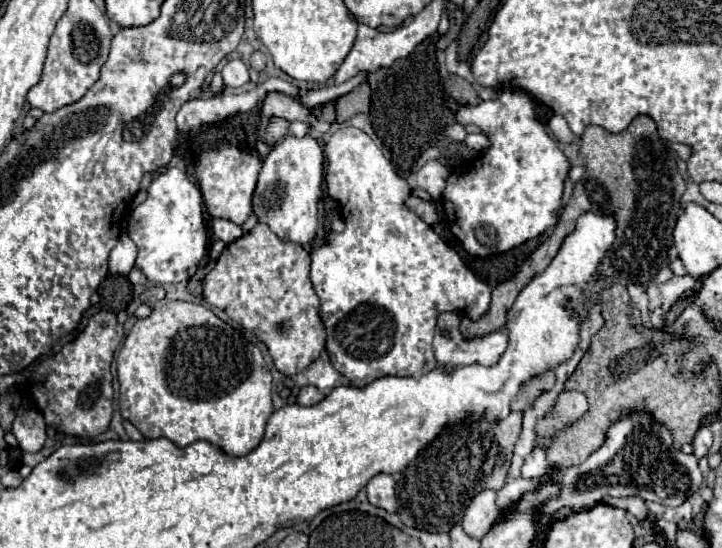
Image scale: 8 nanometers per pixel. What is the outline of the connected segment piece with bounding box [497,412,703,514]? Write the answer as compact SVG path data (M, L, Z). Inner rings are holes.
M635 412L611 424L605 444L597 452L593 452L583 464L569 468L551 468L541 478L507 480L505 486L497 490L497 506L501 512L509 512L513 506L519 504L523 494L533 492L547 482L561 484L561 492L539 506L541 514L553 514L563 506L571 506L581 512L597 506L605 494L641 496L643 500L651 500L663 506L679 506L701 486L701 480L703 478L697 466L697 458L675 450L671 432L665 426L657 424L649 414Z

